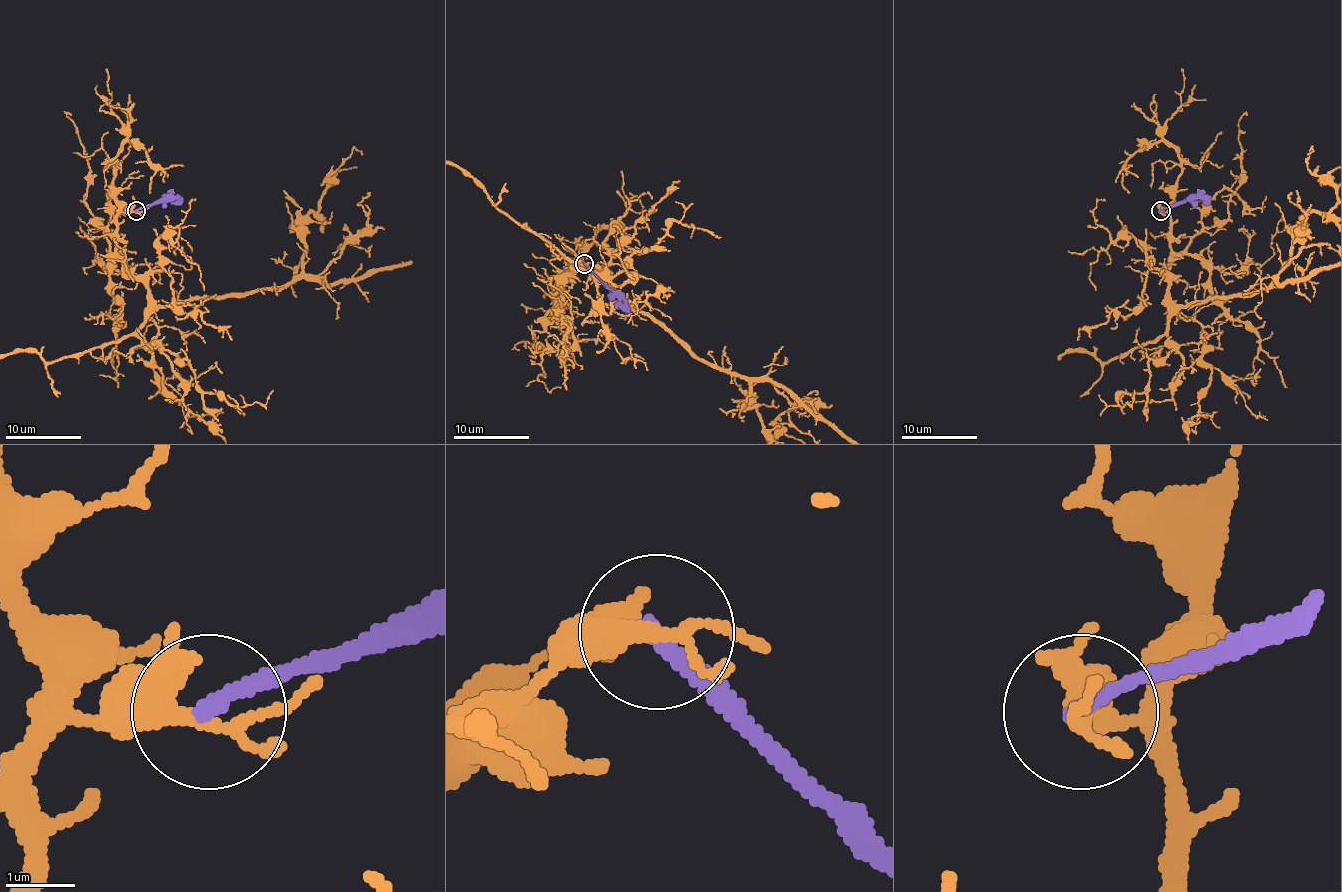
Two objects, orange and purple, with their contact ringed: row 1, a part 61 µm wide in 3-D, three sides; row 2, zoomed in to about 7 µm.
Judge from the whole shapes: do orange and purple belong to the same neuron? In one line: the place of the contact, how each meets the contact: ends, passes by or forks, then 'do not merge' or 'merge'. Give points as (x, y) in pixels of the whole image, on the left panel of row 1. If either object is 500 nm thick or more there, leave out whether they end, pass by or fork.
at (136, 211); orange forks there; purple ends there; do not merge

